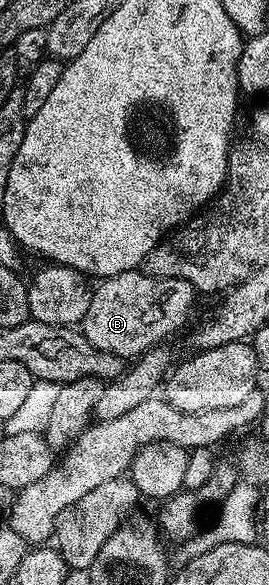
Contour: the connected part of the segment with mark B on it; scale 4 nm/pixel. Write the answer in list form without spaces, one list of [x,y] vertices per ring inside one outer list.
[[[135,269],[105,277],[93,288],[90,307],[86,307],[82,322],[83,340],[99,353],[135,359],[152,346],[161,344],[168,339],[164,337],[183,325],[196,297],[198,291],[186,279],[152,278]]]

